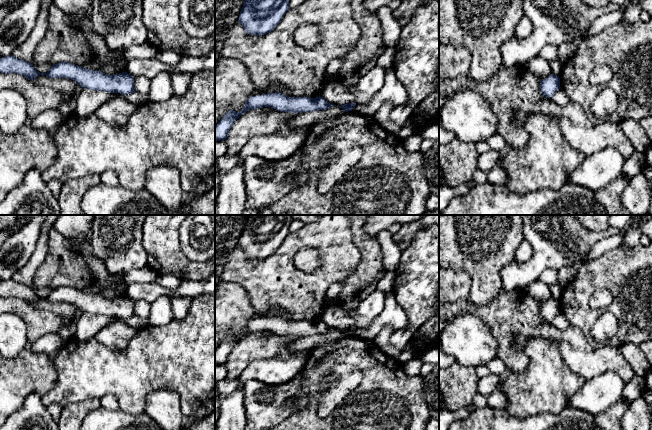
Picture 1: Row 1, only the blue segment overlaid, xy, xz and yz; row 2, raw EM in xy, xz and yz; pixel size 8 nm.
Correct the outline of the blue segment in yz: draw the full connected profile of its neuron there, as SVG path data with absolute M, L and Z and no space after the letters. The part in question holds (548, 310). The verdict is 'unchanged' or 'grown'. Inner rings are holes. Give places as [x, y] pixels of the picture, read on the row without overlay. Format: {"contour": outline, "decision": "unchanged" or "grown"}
{"contour": "M554 298L540 305L541 317L545 321L552 322L560 312L560 302Z", "decision": "unchanged"}

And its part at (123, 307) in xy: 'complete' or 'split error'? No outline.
complete

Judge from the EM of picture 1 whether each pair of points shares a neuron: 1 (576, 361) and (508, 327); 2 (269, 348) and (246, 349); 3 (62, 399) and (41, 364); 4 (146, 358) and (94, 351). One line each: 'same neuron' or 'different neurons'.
1: same neuron
2: same neuron
3: different neurons
4: same neuron

